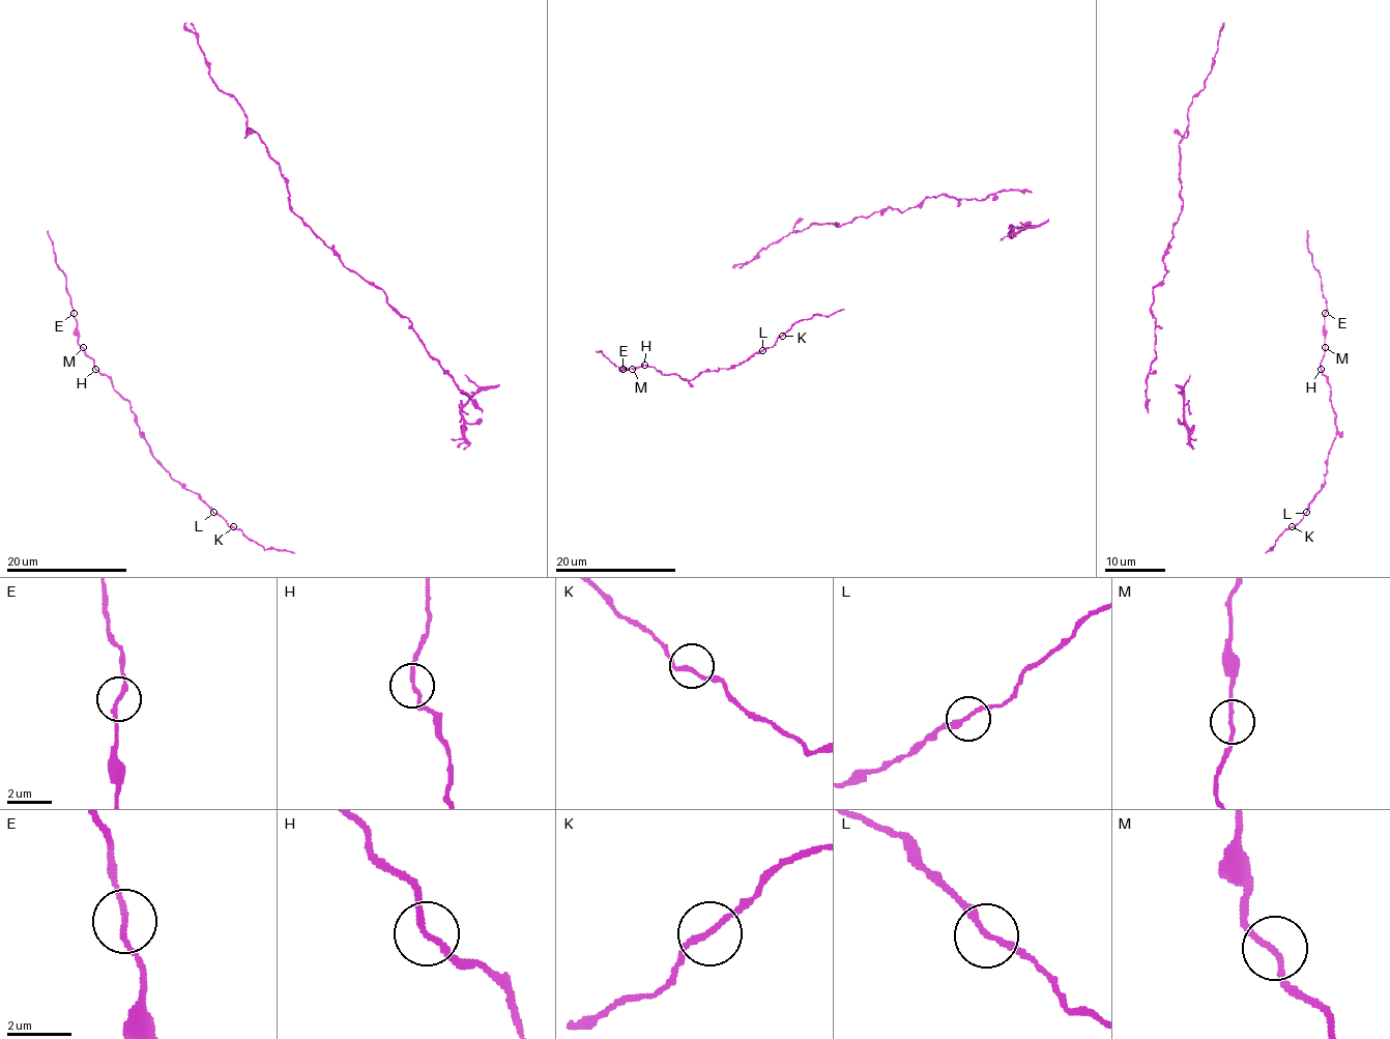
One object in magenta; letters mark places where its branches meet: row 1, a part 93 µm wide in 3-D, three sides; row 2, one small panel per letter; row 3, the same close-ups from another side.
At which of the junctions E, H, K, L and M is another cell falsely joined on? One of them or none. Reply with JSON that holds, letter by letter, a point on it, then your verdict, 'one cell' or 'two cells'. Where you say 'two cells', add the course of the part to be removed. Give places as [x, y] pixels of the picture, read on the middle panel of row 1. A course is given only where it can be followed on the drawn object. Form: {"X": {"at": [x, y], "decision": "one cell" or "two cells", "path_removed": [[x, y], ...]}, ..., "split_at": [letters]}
{"E": {"at": [623, 369], "decision": "one cell"}, "H": {"at": [644, 365], "decision": "one cell"}, "K": {"at": [782, 336], "decision": "one cell"}, "L": {"at": [762, 350], "decision": "one cell"}, "M": {"at": [632, 369], "decision": "one cell"}, "split_at": []}

